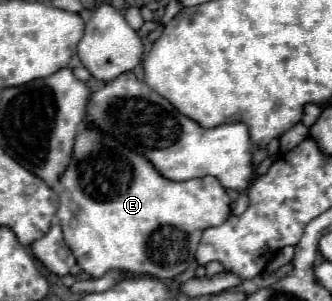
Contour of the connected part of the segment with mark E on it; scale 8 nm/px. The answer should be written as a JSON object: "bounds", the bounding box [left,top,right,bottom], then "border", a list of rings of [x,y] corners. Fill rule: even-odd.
{"bounds":[56,129,230,279],"border":[[[84,129],[78,135],[74,159],[60,177],[56,193],[60,197],[60,209],[56,215],[64,231],[64,241],[82,271],[94,279],[106,275],[108,271],[128,271],[136,275],[172,279],[194,263],[194,251],[200,243],[202,231],[224,223],[230,215],[230,197],[218,179],[200,177],[182,183],[164,179],[158,175],[158,171],[154,171],[154,167],[150,167],[146,159],[134,155],[108,135],[102,135],[94,129]]]}

